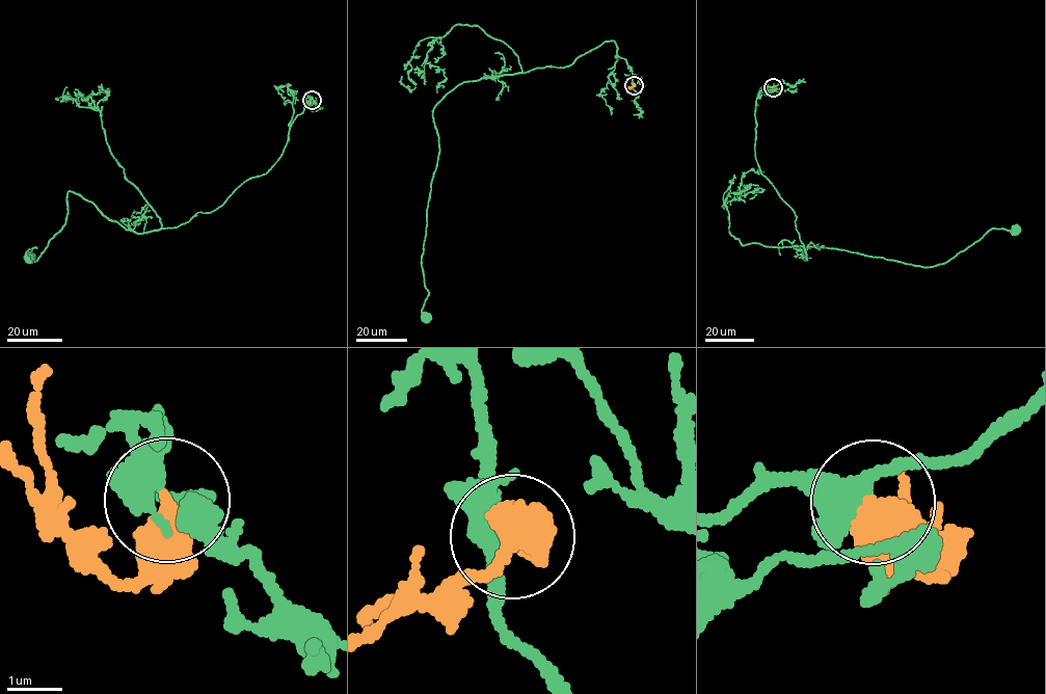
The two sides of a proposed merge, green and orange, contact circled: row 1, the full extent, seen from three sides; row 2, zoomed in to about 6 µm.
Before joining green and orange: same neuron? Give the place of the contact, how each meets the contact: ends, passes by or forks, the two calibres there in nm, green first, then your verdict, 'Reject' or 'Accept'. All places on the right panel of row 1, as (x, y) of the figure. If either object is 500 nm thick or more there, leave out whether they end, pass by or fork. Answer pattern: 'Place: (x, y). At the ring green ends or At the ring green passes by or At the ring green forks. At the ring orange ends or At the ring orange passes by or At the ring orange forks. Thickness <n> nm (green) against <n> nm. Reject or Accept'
Place: (773, 87). Thickness 320 nm (green) against 550 nm. Accept

